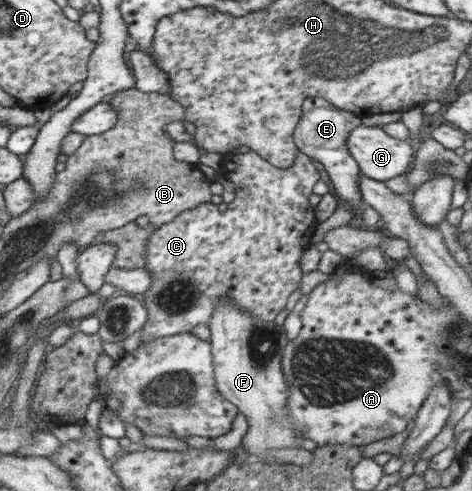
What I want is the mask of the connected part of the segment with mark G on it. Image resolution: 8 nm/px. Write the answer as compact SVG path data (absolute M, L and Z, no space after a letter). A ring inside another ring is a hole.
M359 125L349 133L347 146L351 156L357 161L361 174L370 179L386 182L404 175L414 163L415 144L390 137L381 127Z

